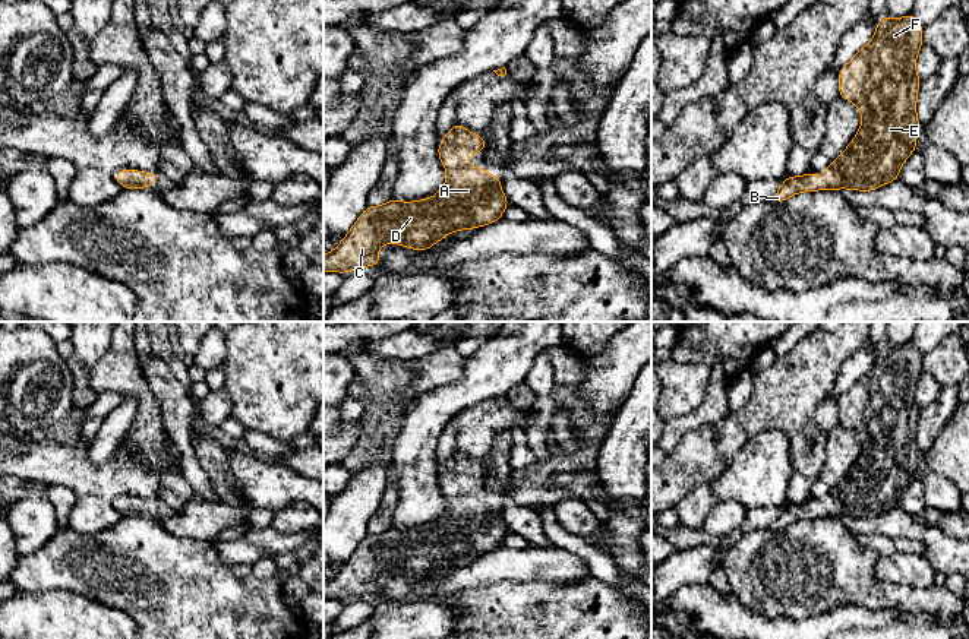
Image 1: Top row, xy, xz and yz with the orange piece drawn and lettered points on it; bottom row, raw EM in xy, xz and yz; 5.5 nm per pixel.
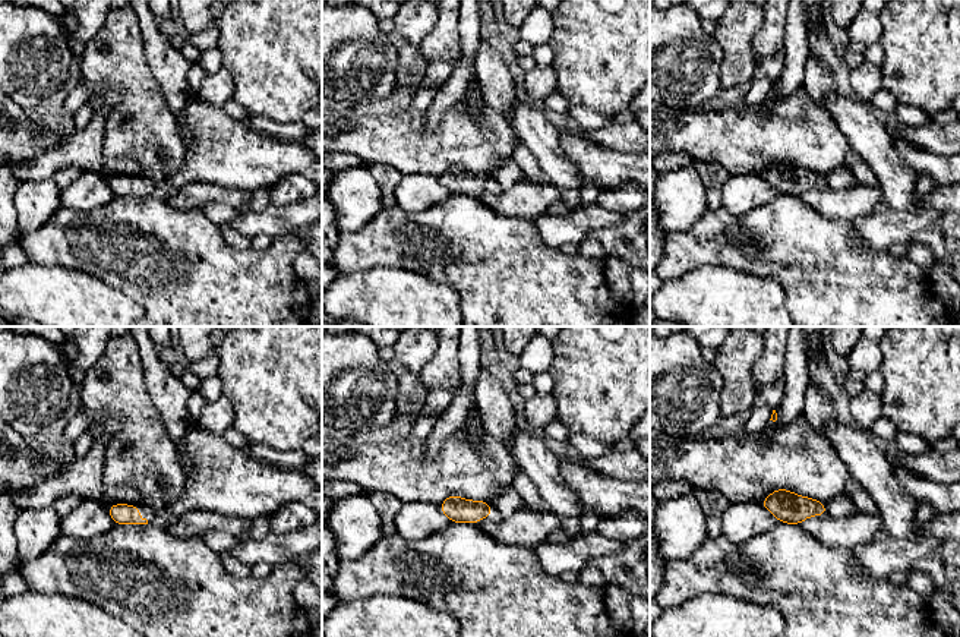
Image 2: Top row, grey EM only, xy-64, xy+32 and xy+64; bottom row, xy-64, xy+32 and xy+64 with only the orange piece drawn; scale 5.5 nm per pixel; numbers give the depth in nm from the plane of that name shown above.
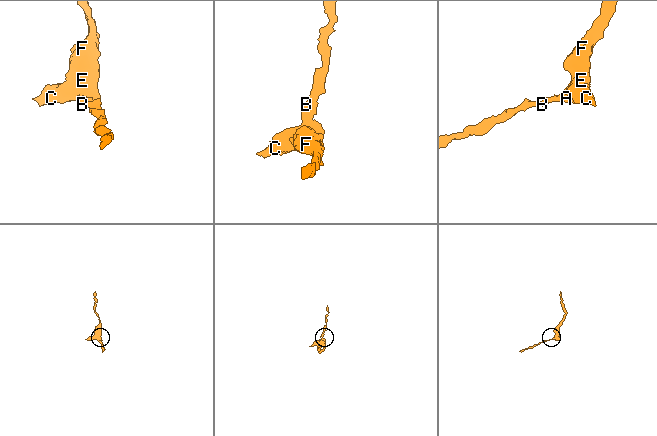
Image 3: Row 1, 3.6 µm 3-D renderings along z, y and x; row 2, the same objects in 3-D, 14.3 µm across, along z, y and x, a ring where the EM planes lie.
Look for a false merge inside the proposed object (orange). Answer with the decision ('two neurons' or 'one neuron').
one neuron

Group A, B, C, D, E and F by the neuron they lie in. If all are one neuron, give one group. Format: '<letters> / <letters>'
A B C D E F

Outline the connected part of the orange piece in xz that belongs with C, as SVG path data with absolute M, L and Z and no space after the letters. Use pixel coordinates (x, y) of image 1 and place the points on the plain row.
M455 450L438 472L446 496L444 515L430 526L367 534L343 569L323 582L323 600L345 602L364 594L378 594L378 576L397 570L411 578L429 578L435 569L460 557L493 551L509 532L498 503L468 494L471 481L486 477L486 468Z

